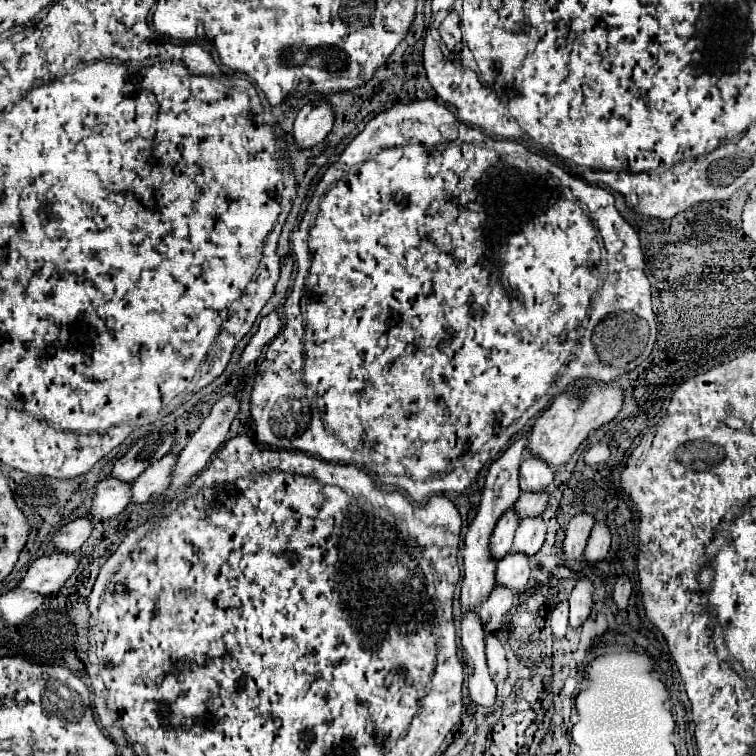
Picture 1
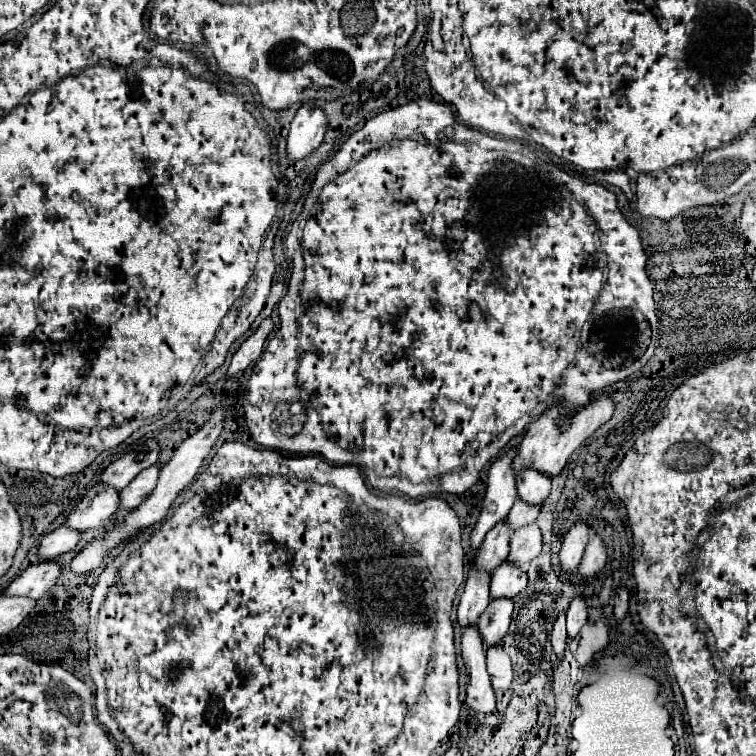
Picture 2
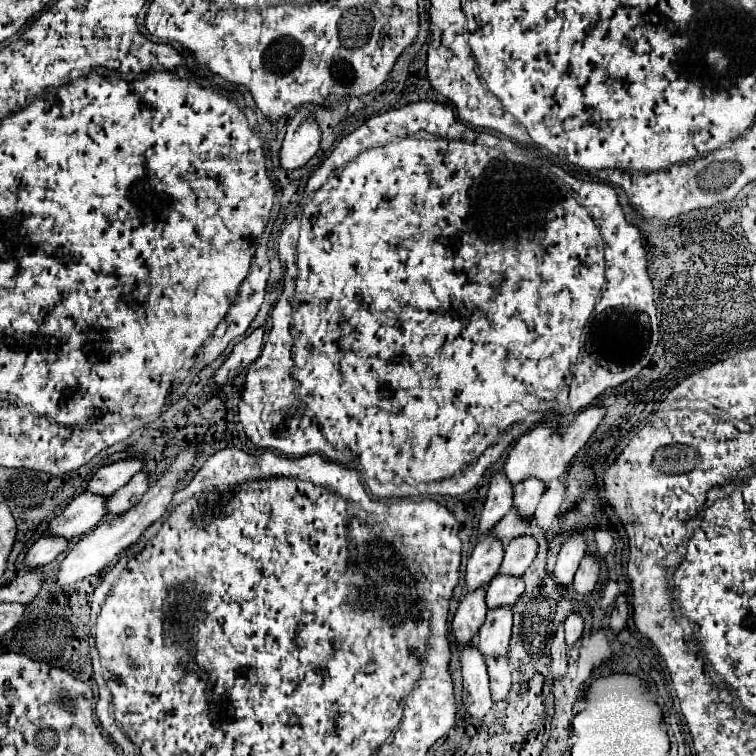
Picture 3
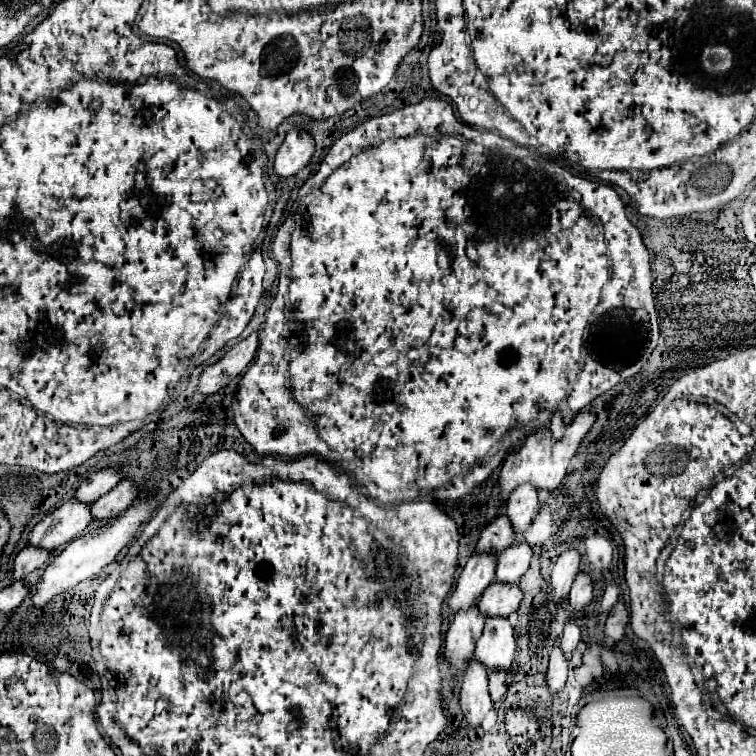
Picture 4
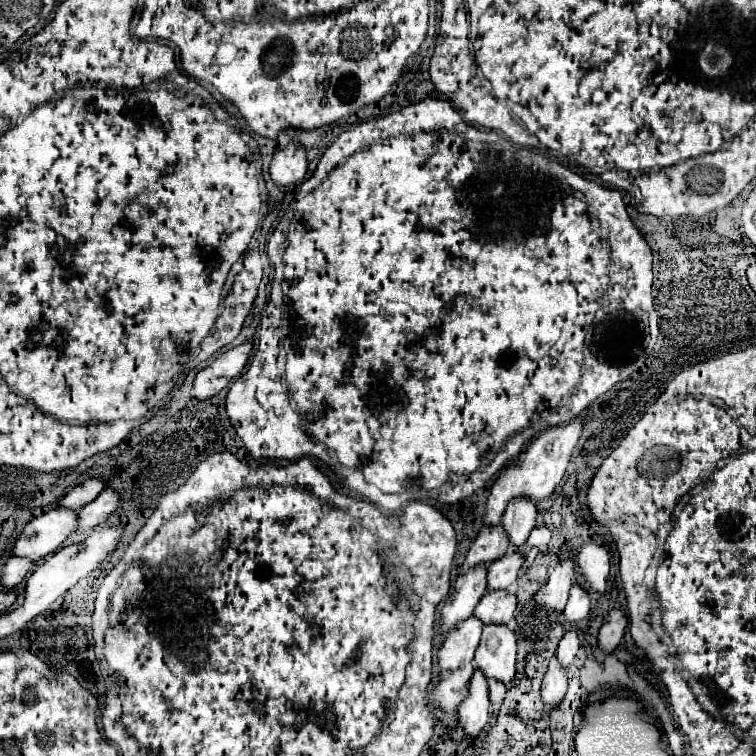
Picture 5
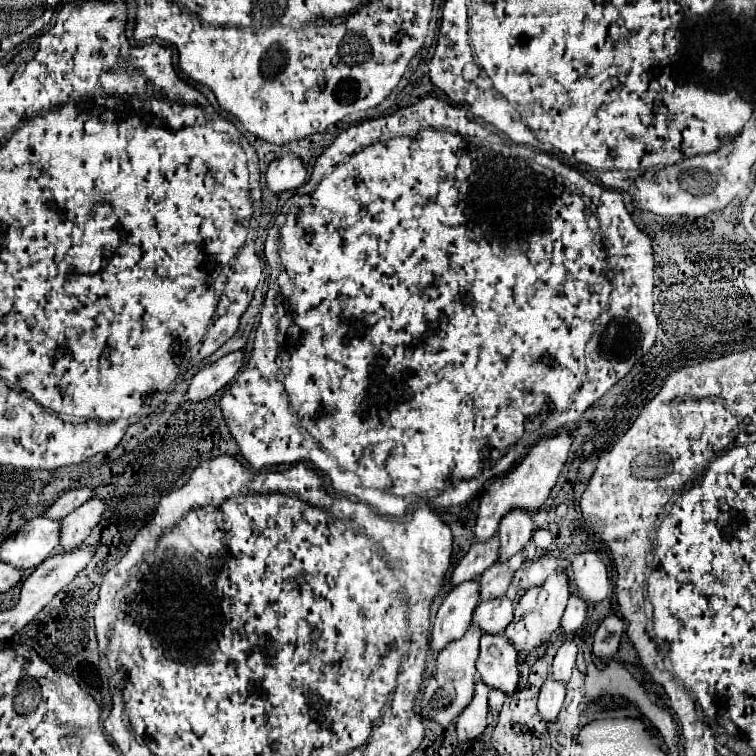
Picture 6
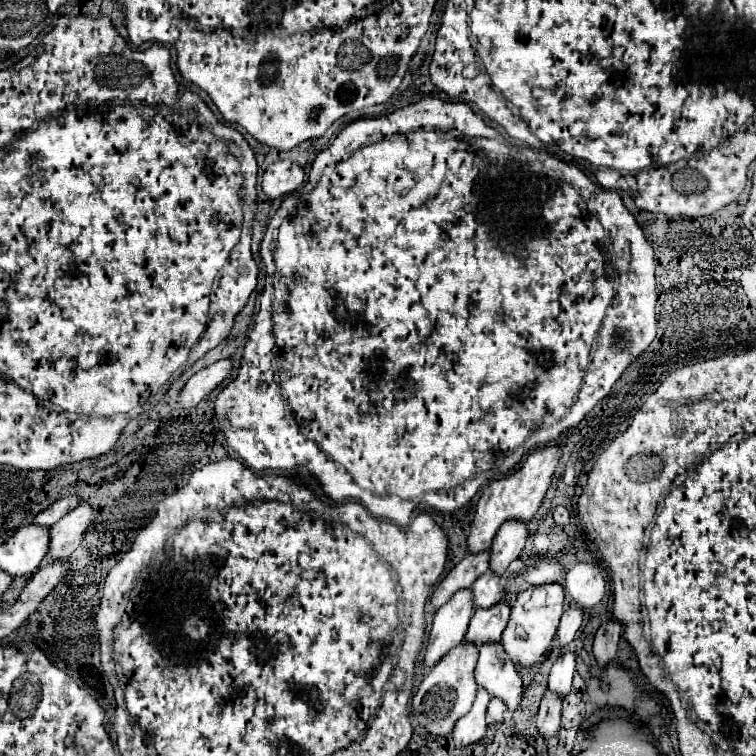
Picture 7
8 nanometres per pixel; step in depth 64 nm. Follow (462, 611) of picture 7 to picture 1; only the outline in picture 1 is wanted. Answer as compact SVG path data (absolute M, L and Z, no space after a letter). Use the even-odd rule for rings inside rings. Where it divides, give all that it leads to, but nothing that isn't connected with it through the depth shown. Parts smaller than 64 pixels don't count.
M510 506L502 518L498 520L496 524L496 532L492 534L492 554L500 560L510 548L512 548L512 538L514 538L514 532L520 524L520 518L516 516L514 512L514 506Z

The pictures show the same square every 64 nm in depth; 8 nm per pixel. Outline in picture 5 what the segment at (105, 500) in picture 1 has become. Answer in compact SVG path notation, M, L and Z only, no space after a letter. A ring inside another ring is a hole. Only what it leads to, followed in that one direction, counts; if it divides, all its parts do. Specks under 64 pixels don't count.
M56 506L24 526L24 532L14 546L14 554L28 556L30 560L42 560L48 554L54 554L76 528L78 512Z

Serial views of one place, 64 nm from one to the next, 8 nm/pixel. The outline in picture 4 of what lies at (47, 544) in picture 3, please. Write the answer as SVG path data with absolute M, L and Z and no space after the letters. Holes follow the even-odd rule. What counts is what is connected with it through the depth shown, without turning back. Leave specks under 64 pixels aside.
M26 546L14 560L14 578L20 580L24 578L28 572L32 570L40 570L44 564L48 564L52 556L52 550L44 550L44 548L36 548L36 546Z

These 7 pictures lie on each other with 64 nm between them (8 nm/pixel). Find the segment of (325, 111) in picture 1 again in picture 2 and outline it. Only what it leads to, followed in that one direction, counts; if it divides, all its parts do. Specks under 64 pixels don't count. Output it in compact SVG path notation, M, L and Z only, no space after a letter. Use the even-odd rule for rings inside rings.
M302 104L302 108L298 110L298 114L294 116L294 120L290 124L290 132L288 132L288 160L296 162L300 158L306 158L314 148L318 148L322 144L322 140L324 140L326 128L328 128L328 118L326 118L324 110L318 108L318 106L310 108L310 104Z

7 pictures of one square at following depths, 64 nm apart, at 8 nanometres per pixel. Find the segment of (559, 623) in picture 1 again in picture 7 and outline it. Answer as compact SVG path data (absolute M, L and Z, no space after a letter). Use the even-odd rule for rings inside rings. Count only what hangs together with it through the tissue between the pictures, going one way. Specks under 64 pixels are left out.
M546 688L536 716L536 726L546 740L552 738L560 728L560 710L562 710L562 696Z

